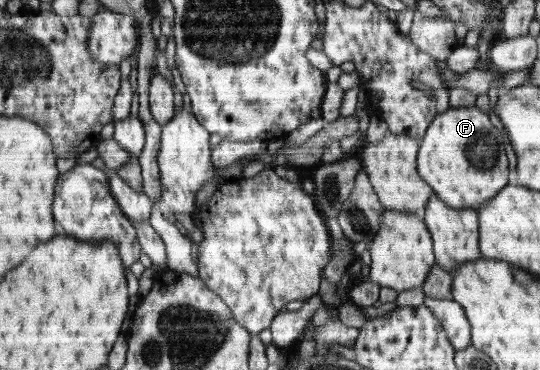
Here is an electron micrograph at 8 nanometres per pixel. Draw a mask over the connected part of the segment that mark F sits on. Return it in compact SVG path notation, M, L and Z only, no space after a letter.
M477 104L449 107L446 112L432 119L417 155L417 172L424 182L432 188L433 193L448 207L456 210L478 210L486 202L492 200L506 184L508 184L508 158L506 158L506 142L504 134L492 125L490 117L478 108Z

